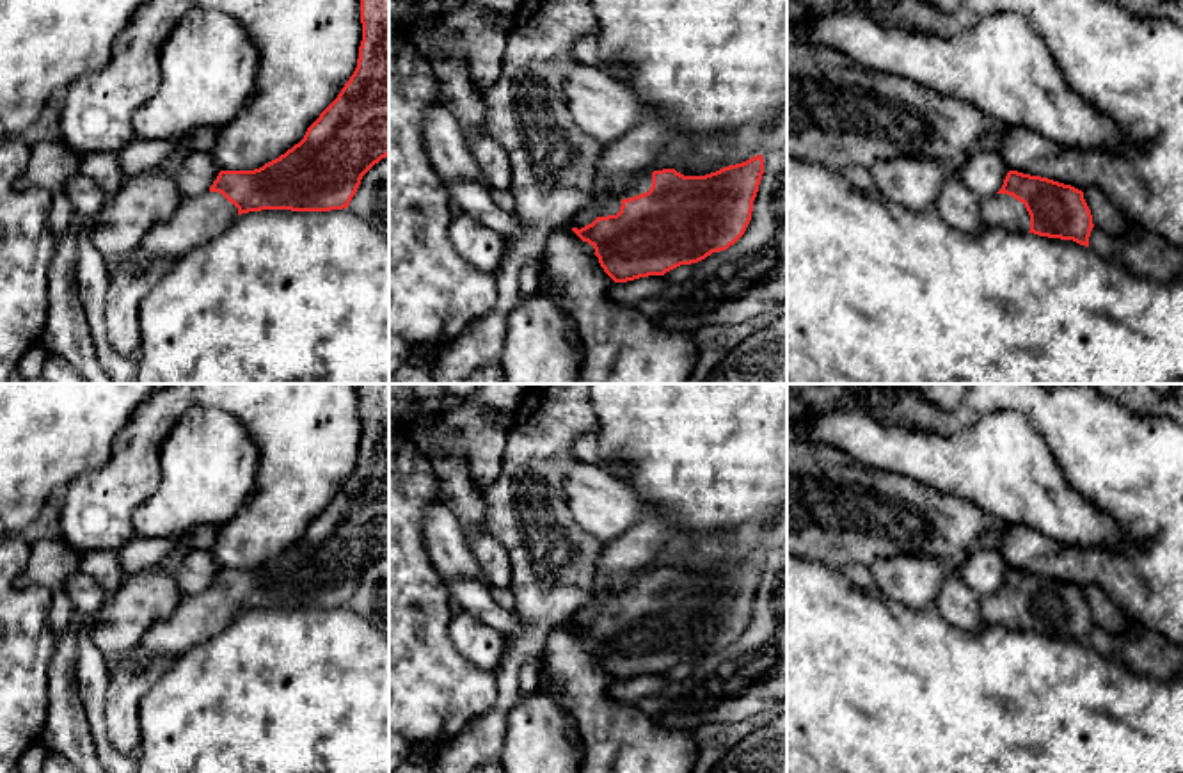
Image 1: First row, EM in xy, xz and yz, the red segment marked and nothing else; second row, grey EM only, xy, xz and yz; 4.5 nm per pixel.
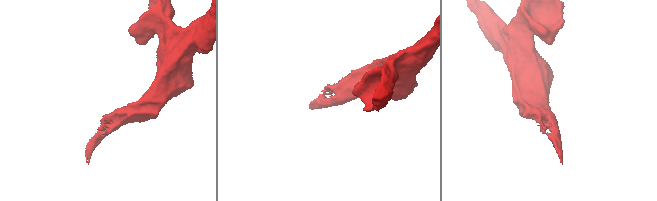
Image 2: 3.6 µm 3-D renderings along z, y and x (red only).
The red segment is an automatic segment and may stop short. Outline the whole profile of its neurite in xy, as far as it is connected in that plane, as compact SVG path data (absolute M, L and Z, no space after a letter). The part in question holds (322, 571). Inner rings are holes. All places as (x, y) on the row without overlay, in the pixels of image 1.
M359 384L359 398L361 398L361 421L362 421L362 439L359 444L359 457L357 466L350 478L345 482L337 496L320 512L320 515L307 526L304 537L295 542L291 547L288 547L279 556L265 562L259 567L254 569L220 569L213 583L208 590L185 595L176 610L167 617L158 620L142 638L142 642L133 650L139 657L139 663L144 663L149 657L155 656L165 656L169 659L179 657L188 649L202 643L210 636L217 634L220 629L224 629L238 613L249 611L249 610L261 610L261 608L291 608L291 610L330 610L330 608L343 608L348 606L352 595L355 594L362 574L382 556L389 553L389 384Z

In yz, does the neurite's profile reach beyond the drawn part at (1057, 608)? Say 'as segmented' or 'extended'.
extended

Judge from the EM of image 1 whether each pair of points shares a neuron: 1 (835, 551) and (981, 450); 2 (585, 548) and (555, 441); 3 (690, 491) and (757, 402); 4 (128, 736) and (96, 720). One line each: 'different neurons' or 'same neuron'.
1: different neurons
2: same neuron
3: same neuron
4: different neurons

